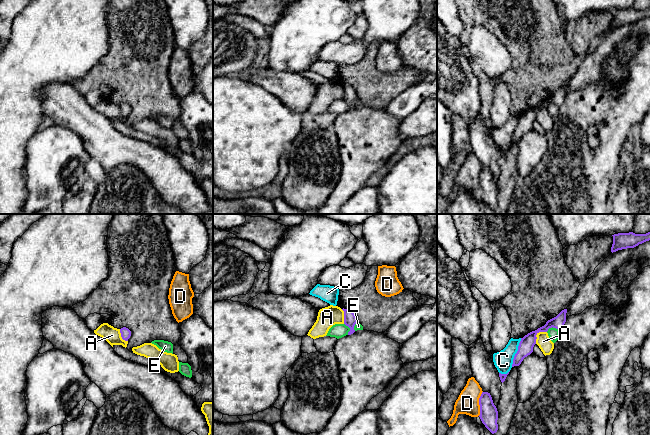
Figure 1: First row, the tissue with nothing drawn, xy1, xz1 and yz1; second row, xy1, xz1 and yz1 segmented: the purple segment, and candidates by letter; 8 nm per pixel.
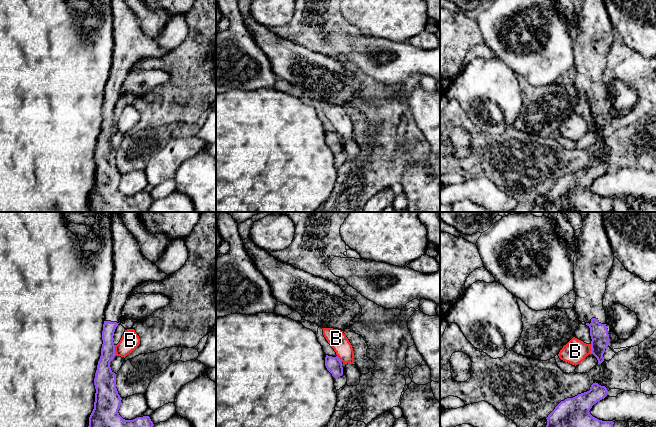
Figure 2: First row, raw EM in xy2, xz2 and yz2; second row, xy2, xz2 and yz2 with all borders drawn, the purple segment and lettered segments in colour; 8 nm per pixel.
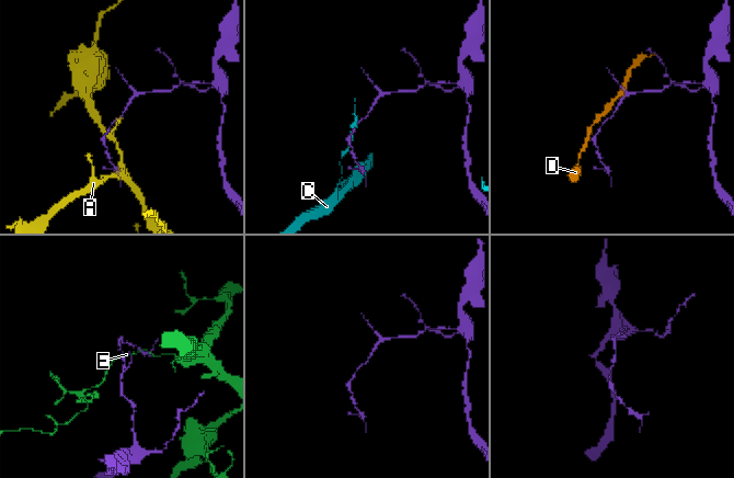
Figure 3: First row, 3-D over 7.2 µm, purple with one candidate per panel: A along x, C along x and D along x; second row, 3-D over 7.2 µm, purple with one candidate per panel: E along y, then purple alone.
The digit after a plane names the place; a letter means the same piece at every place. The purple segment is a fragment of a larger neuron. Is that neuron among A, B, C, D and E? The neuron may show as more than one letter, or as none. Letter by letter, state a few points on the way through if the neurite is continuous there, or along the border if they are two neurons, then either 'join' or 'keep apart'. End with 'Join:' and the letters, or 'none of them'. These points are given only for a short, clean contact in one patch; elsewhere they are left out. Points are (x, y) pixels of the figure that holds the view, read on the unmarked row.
A: along yz1 (546, 107), (540, 107), (536, 111), (535, 119) | keep apart
B: along xy2 (114, 121), (116, 131) | keep apart
C: along yz1 (521, 114), (511, 142) | keep apart
D: along yz1 (482, 167), (479, 173), (478, 191) | keep apart
E: along yz1 (558, 105), (550, 103), (546, 107) | keep apart
Join: none of them

